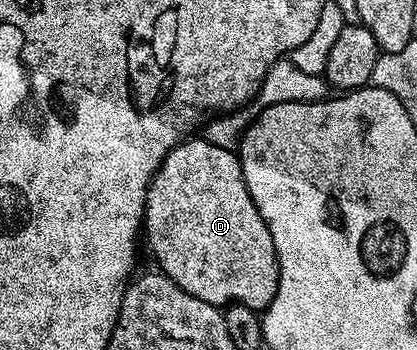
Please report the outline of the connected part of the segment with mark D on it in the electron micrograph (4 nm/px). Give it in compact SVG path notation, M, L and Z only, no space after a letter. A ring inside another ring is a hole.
M202 138L184 139L163 159L147 187L147 204L143 208L143 228L147 244L155 251L158 271L167 276L185 294L201 298L216 306L240 304L256 310L270 306L279 285L279 259L273 246L273 234L257 210L245 186L238 155L232 149L213 146Z

